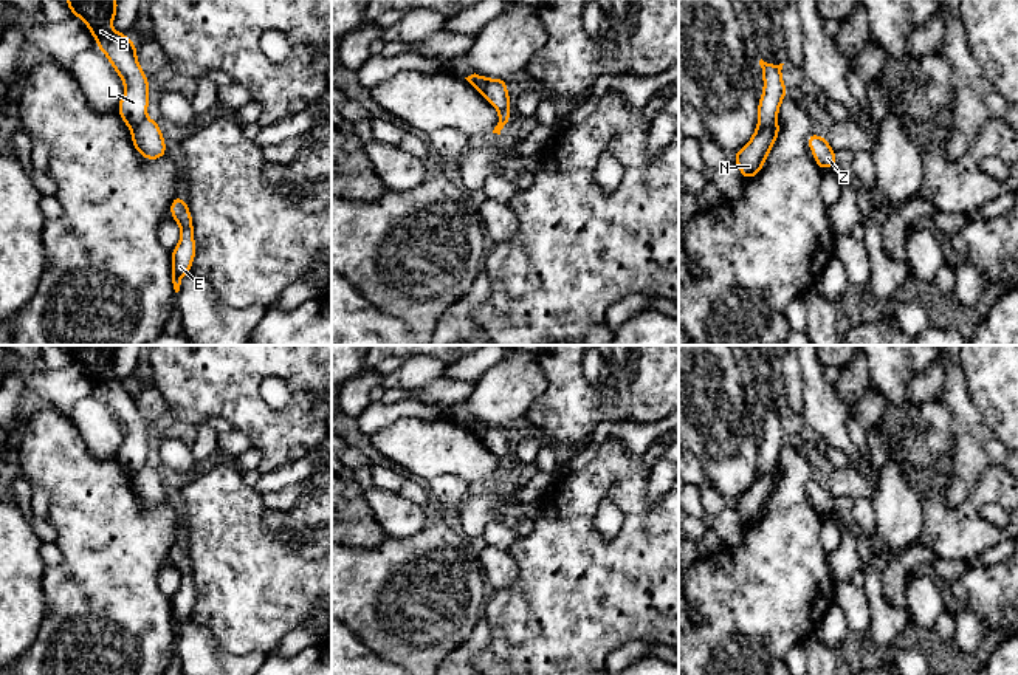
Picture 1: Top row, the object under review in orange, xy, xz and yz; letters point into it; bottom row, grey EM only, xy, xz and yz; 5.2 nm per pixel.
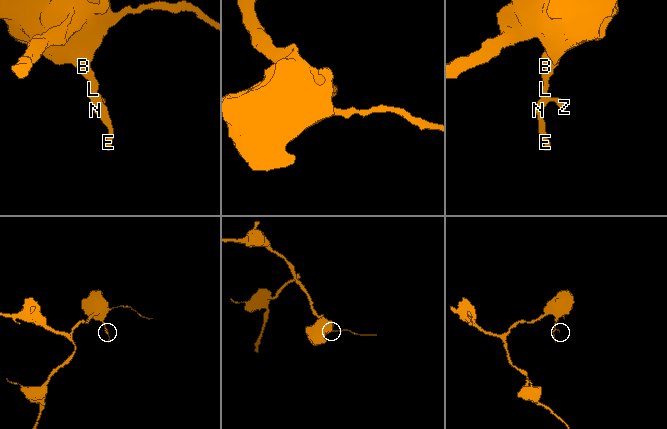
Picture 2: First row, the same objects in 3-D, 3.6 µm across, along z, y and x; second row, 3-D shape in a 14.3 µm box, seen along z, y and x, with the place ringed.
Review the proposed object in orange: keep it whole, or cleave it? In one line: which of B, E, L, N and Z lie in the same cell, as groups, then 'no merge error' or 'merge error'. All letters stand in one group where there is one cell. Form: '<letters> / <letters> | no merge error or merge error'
B L / E N Z | merge error

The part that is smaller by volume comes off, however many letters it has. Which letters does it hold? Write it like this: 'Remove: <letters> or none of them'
Remove: E, N, Z

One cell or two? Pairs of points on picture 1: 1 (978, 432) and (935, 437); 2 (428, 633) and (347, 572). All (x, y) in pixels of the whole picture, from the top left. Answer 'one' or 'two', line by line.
1: two
2: one

